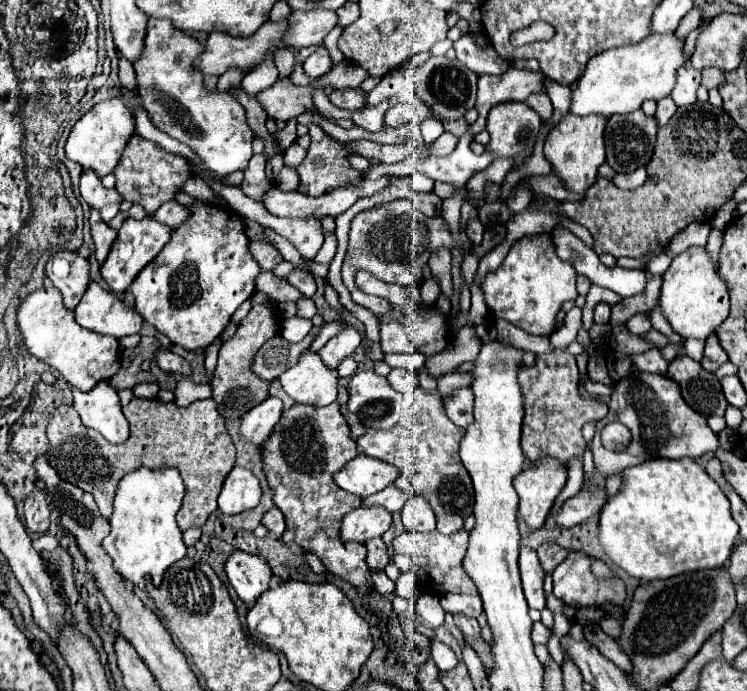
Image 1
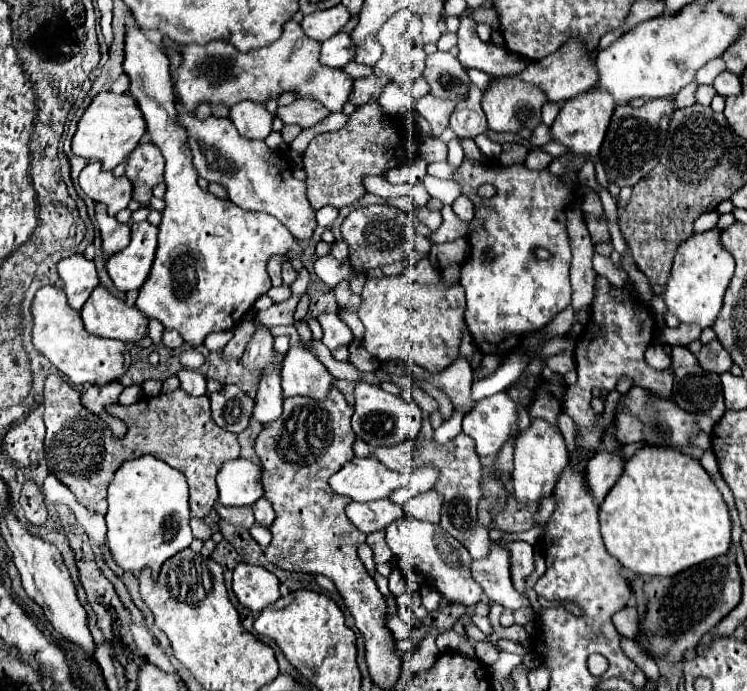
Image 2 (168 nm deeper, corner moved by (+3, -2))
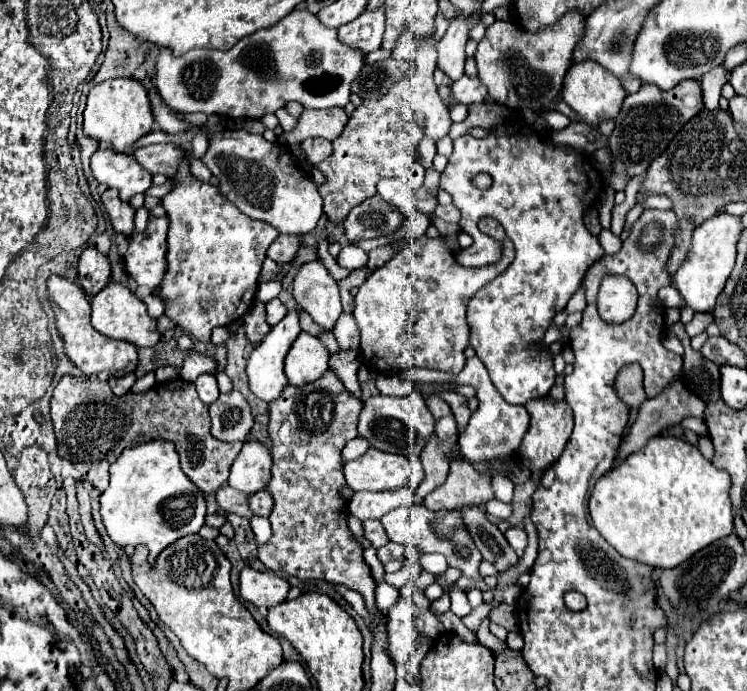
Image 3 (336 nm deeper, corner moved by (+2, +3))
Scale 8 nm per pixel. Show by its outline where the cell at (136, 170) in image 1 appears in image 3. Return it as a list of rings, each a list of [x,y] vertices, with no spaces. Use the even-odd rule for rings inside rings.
[[[167,143],[167,145],[145,145],[135,149],[135,159],[139,159],[141,167],[145,167],[149,173],[163,173],[167,177],[173,177],[179,169],[181,159],[187,155],[187,151],[179,145]]]

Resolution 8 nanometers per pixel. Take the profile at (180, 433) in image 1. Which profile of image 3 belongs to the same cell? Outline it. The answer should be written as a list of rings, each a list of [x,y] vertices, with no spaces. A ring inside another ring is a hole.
[[[65,375],[53,391],[51,419],[55,425],[59,455],[69,459],[81,477],[93,483],[99,491],[109,485],[109,467],[125,447],[141,445],[153,439],[169,439],[177,447],[185,475],[205,495],[211,495],[227,481],[233,459],[243,445],[221,443],[211,435],[207,405],[201,403],[195,385],[181,377],[157,383],[145,393],[117,397],[105,381]]]

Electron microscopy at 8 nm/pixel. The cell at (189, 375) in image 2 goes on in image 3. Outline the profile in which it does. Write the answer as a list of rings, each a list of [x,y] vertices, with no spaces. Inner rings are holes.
[[[201,375],[201,379],[195,381],[199,399],[207,405],[211,405],[213,401],[217,401],[219,397],[219,389],[217,389],[217,379],[213,375]]]

